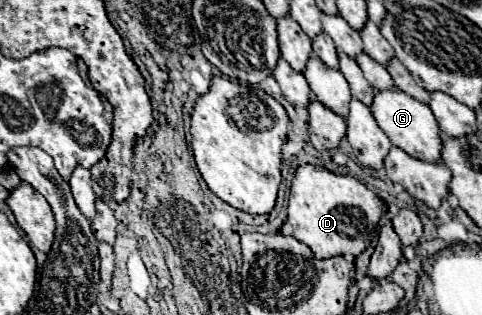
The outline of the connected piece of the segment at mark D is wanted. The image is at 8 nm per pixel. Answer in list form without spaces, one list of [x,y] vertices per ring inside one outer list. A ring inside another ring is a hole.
[[[298,166],[290,186],[288,222],[294,228],[292,236],[310,246],[316,258],[358,256],[370,246],[382,214],[382,200],[360,180],[334,174],[322,166]]]

